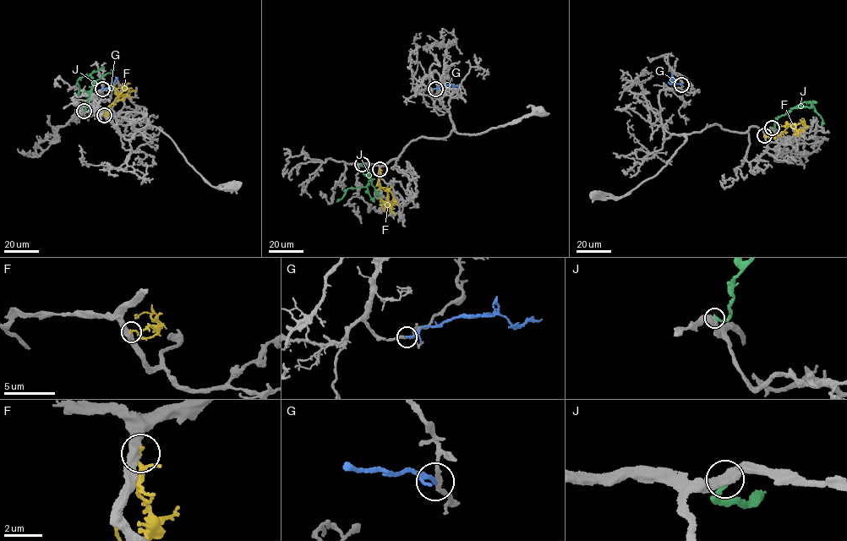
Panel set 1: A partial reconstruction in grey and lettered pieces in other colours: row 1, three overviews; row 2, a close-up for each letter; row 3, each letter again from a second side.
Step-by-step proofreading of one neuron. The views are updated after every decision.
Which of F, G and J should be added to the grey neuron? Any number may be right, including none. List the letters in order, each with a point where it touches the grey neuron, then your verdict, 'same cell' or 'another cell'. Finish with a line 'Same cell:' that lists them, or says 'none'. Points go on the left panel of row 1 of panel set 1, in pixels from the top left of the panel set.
F: (104, 115) | another cell
G: (102, 89) | same cell
J: (84, 111) | another cell
Same cell: G

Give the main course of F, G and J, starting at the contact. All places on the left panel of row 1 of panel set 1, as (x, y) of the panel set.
F: (104, 115), (108, 113), (109, 106), (128, 88), (125, 85), (116, 88), (115, 84)
G: (102, 89), (109, 88), (117, 77)
J: (84, 111), (94, 83), (90, 74), (77, 80), (79, 95)

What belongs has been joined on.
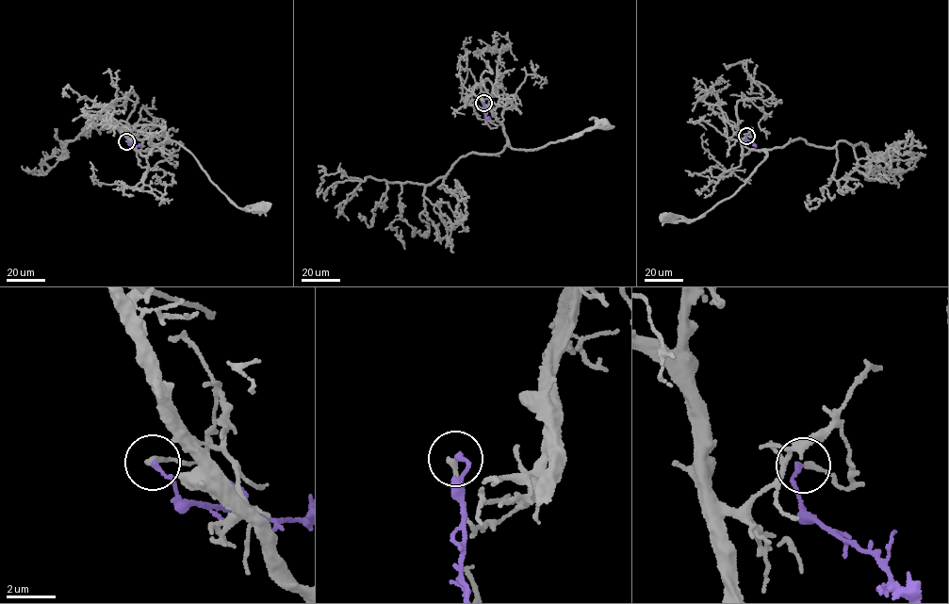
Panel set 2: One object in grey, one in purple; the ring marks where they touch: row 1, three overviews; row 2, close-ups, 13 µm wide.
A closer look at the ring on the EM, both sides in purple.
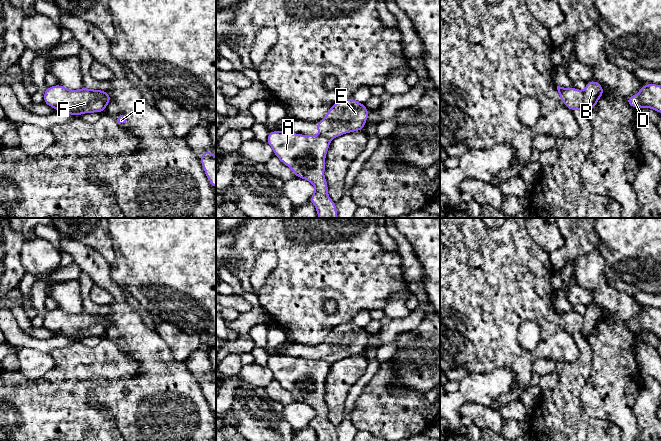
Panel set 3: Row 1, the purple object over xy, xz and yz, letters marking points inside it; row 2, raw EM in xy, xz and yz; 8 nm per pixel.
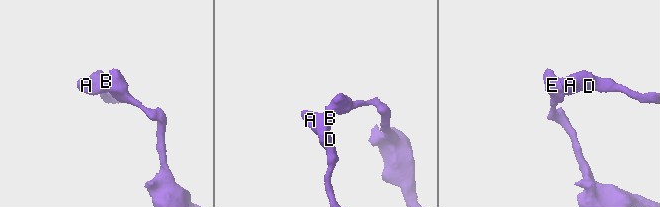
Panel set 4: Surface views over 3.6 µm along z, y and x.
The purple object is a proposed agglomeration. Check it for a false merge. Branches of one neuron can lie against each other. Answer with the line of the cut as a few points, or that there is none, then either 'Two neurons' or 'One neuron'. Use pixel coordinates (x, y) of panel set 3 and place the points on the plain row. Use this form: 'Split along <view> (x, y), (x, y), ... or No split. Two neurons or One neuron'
Split along yz (582, 318), (582, 329), (580, 332). Two neurons

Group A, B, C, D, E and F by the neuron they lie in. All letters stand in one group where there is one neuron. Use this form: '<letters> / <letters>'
A B D F / C E

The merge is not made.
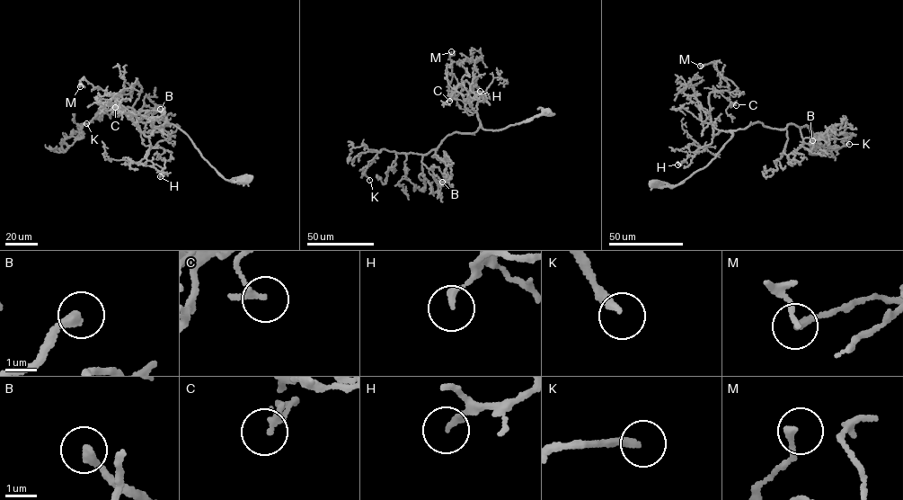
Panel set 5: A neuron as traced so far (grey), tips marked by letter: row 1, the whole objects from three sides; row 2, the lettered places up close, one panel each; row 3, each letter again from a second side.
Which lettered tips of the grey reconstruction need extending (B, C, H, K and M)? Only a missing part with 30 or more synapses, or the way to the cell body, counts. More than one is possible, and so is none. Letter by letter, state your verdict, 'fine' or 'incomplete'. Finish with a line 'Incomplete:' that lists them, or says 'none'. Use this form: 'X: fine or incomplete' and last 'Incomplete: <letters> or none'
B: fine
C: fine
H: fine
K: incomplete
M: fine
Incomplete: K

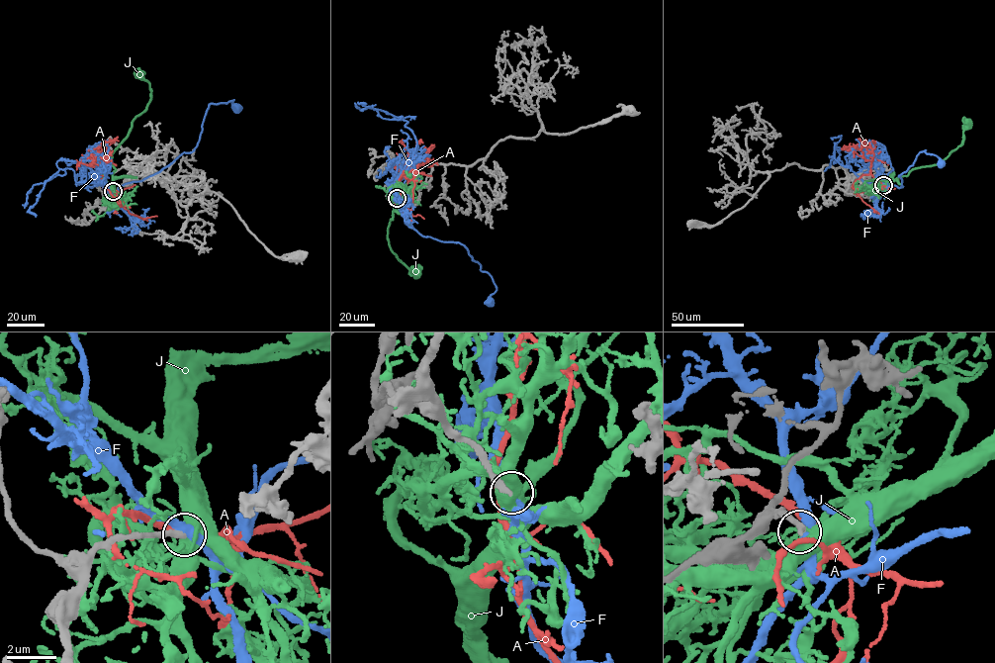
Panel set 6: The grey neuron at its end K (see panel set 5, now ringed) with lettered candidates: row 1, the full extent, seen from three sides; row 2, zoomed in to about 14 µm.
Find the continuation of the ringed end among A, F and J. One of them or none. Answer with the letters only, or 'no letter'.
no letter

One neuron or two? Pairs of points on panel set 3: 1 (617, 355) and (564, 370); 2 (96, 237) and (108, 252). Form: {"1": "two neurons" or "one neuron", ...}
{"1": "two neurons", "2": "one neuron"}

